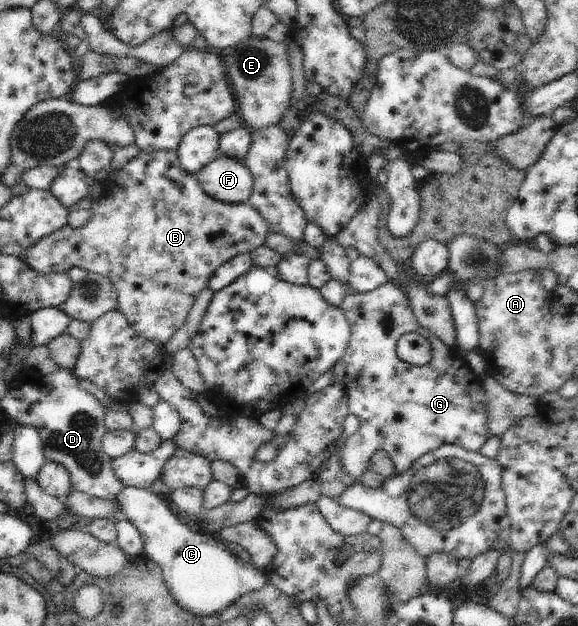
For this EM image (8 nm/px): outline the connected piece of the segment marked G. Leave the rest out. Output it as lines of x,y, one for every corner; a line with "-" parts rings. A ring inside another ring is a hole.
388,281
386,284
380,285
378,288
375,288
373,291
368,291
365,293
356,293
353,292
346,296
342,301
342,304
339,306
339,309
344,313
344,316
347,318
351,328
351,337
344,350
341,359
345,362
347,366
346,376
344,376
343,381
345,382
345,387
347,388
347,393
349,396
349,414
354,414
359,422
359,429
351,434
346,436
341,444
339,449
339,455
341,462
344,466
343,472
349,472
350,474
355,475
358,479
361,476
368,472
369,462
375,452
378,452
380,449
384,449
393,460
395,464
395,472
403,473
408,470
408,467
411,464
414,464
423,454
433,451
442,445
453,444
460,445
462,448
468,449
469,451
479,452
480,448
484,446
484,442
492,436
487,425
487,396
484,387
482,386
482,377
478,375
469,365
469,362
463,357
463,355
457,350
457,348
450,348
448,345
445,345
435,334
432,334
429,330
426,330
423,326
420,326
420,323
415,319
413,308
411,307
410,299
407,294
398,287
398,284
-
406,333
418,333
423,337
426,337
433,346
433,357
428,364
424,366
416,366
413,364
408,364
403,360
400,360
397,355
397,342
398,339

